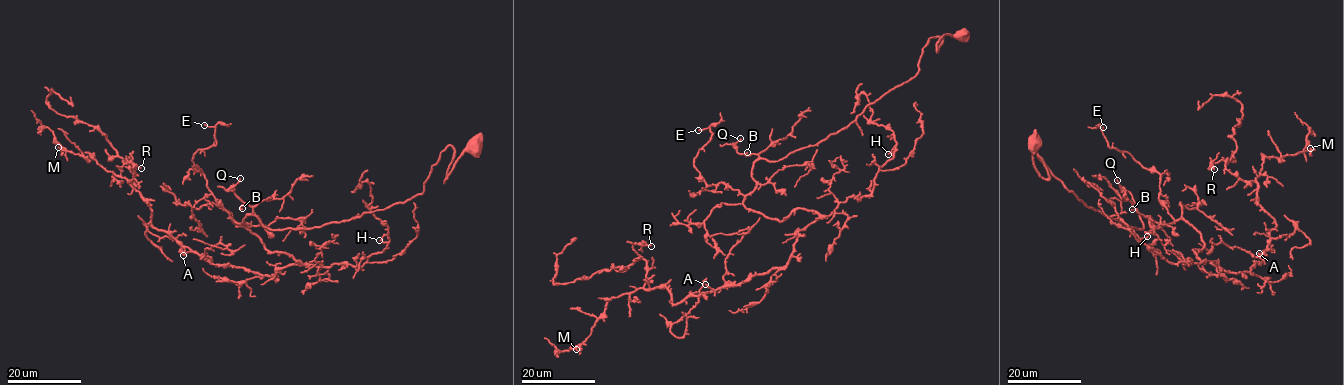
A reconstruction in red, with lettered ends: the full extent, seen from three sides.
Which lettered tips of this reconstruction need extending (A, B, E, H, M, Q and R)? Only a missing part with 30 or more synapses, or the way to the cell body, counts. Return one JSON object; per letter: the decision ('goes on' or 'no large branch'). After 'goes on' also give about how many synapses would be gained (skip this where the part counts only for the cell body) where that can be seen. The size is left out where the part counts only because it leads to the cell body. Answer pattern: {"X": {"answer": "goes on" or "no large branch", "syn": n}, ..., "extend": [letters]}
{"A": {"answer": "no large branch"}, "B": {"answer": "no large branch"}, "E": {"answer": "no large branch"}, "H": {"answer": "no large branch"}, "M": {"answer": "no large branch"}, "Q": {"answer": "goes on", "syn": 50}, "R": {"answer": "no large branch"}, "extend": ["Q"]}

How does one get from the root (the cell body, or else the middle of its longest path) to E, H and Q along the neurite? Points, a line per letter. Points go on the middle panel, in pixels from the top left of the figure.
E: (792, 211), (772, 219), (723, 182), (709, 186), (693, 159), (713, 133), (698, 130)
H: (792, 211), (804, 208), (828, 216), (849, 197), (869, 195), (878, 168), (893, 156), (895, 146), (888, 154)
Q: (792, 211), (781, 221), (744, 205), (743, 199), (756, 185), (752, 170), (758, 157), (736, 150), (740, 138)

